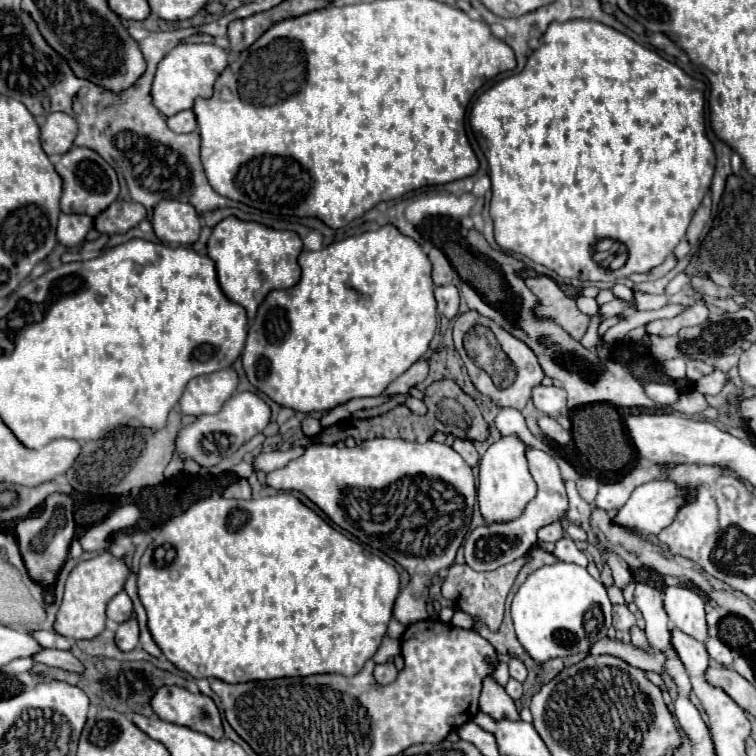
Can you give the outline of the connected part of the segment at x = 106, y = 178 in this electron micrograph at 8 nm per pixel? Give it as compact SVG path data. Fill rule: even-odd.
M72 147L68 153L60 155L56 171L62 177L62 199L60 207L64 213L86 213L96 217L102 213L118 195L118 177L116 171L92 149Z

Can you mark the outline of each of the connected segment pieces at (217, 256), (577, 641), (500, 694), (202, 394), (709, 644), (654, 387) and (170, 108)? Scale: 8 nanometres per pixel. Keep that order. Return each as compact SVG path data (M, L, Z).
M226 217L222 219L214 229L208 239L208 255L216 263L216 273L218 273L218 283L222 291L226 293L228 299L240 303L246 311L248 317L254 319L258 305L262 299L272 291L272 289L288 289L298 283L300 279L300 265L298 265L298 255L302 251L302 239L294 231L276 231L266 225L260 225L256 221L242 221L238 217Z
M564 561L536 569L516 591L510 611L518 641L536 663L586 655L590 645L604 639L612 625L612 603L606 587L584 567Z
M486 675L482 681L482 693L480 693L480 709L494 719L512 719L516 721L520 715L516 711L514 701L508 697L504 687L492 677Z
M232 367L196 377L188 383L178 403L180 411L194 417L218 413L224 401L228 401L228 397L232 397L232 393L236 391L236 385L238 385L238 375Z
M710 637L710 639L706 641L706 649L708 649L708 653L710 653L710 659L712 659L714 663L718 663L718 665L730 667L730 663L734 661L732 649L726 647L726 645L724 645L720 639L716 639L716 637Z
M648 383L646 385L646 393L648 393L650 399L654 399L662 407L674 405L678 401L678 397L680 397L678 391L676 391L676 387L664 385L664 383Z
M180 43L176 45L160 63L158 71L152 83L152 99L156 109L170 117L176 115L184 109L192 109L196 97L212 97L212 87L218 79L218 75L228 67L228 51L212 45L212 43L198 43L198 45L188 45Z

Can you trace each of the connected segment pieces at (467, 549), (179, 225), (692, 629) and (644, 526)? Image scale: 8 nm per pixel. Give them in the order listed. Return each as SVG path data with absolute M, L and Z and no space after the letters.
M534 447L528 449L526 457L528 457L530 473L538 483L538 493L526 505L524 513L518 519L506 521L506 523L480 525L468 535L468 539L464 541L464 557L466 557L466 565L470 565L474 571L494 571L494 569L526 555L530 549L534 549L538 545L538 535L536 535L538 529L542 529L544 525L550 525L552 521L562 521L568 511L568 497L566 497L564 481L560 479L558 461Z
M164 199L154 207L152 225L156 237L164 243L194 245L200 237L200 217L192 205Z
M674 585L664 589L664 609L670 617L670 623L700 643L708 639L704 605L706 601L690 587Z
M656 479L656 481L644 483L632 491L626 505L614 517L614 523L630 527L630 529L644 533L644 535L660 533L664 527L668 527L676 519L676 513L688 503L688 497L694 499L696 489L692 489L688 485L684 485L684 487L676 485L676 481L672 481L672 479Z

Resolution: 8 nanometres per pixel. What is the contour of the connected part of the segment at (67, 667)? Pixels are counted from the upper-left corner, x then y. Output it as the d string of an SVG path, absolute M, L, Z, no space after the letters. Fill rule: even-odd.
M44 649L38 655L34 655L34 661L58 667L70 673L84 673L84 665L70 653L70 651L60 651L60 649Z

